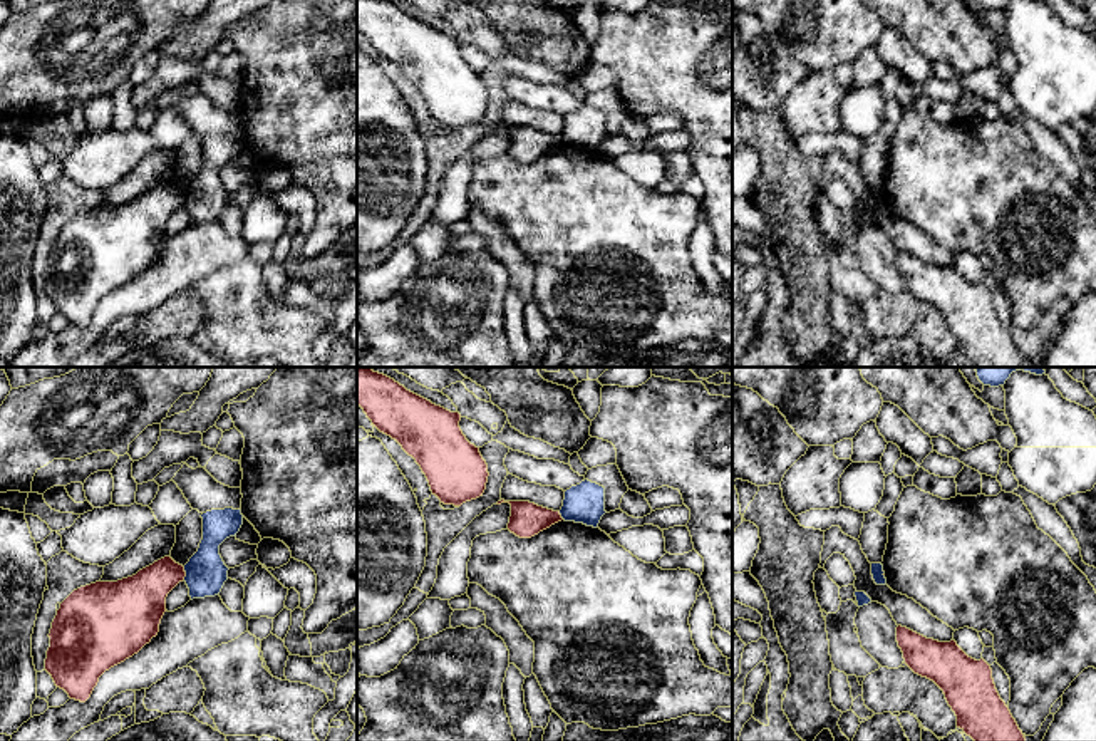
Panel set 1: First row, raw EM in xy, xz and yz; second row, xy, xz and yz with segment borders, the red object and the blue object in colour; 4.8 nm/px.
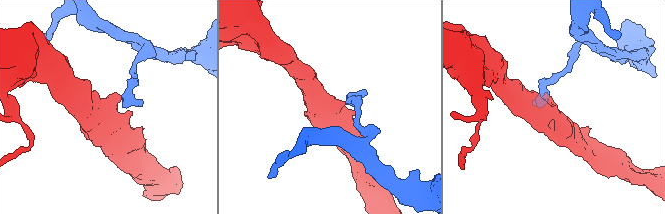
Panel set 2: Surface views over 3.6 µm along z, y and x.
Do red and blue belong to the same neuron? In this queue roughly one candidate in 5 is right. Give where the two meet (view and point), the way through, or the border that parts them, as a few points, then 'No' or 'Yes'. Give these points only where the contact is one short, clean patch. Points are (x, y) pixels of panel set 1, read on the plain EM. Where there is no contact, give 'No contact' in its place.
Touches red at xy (185, 198). Boundary: xy (183, 191), (185, 203). No

